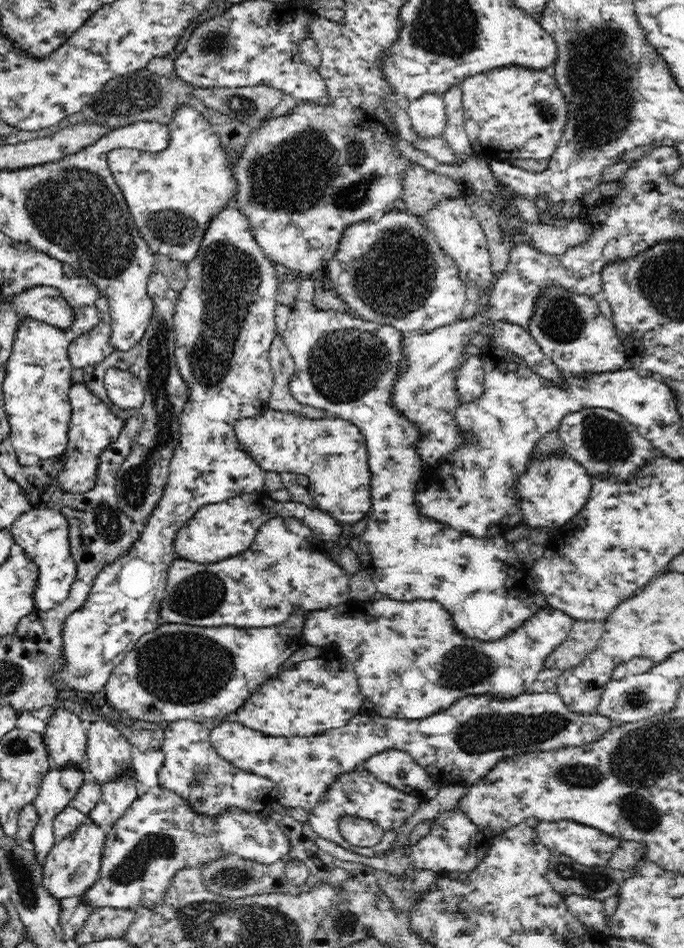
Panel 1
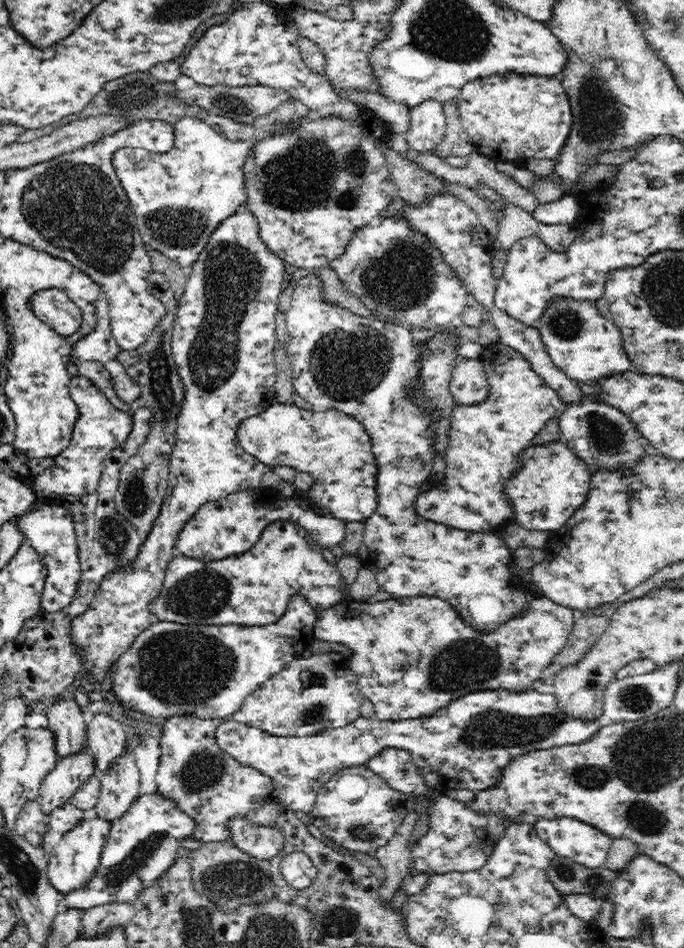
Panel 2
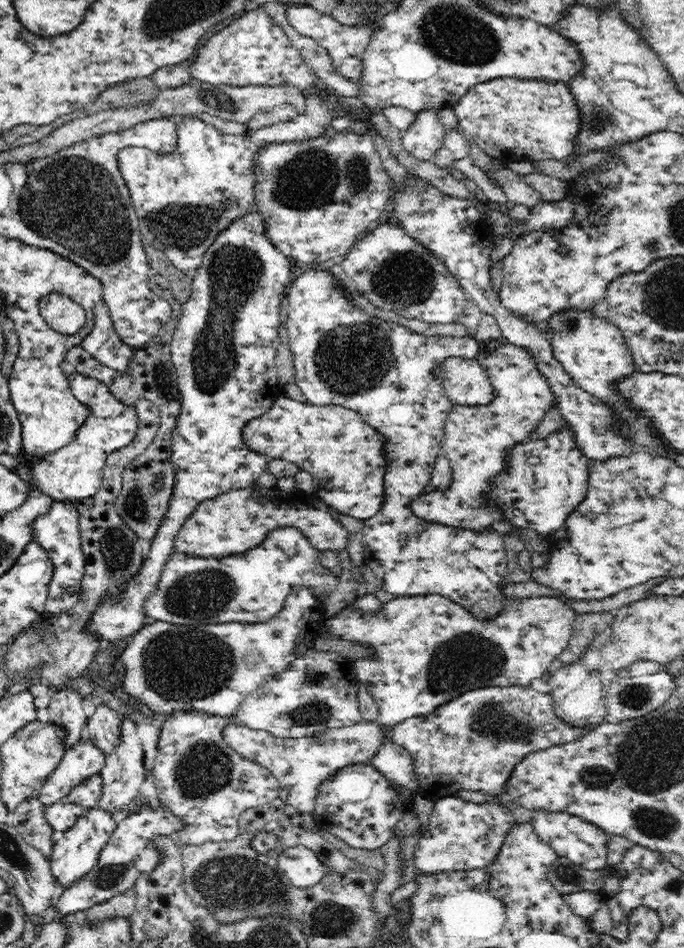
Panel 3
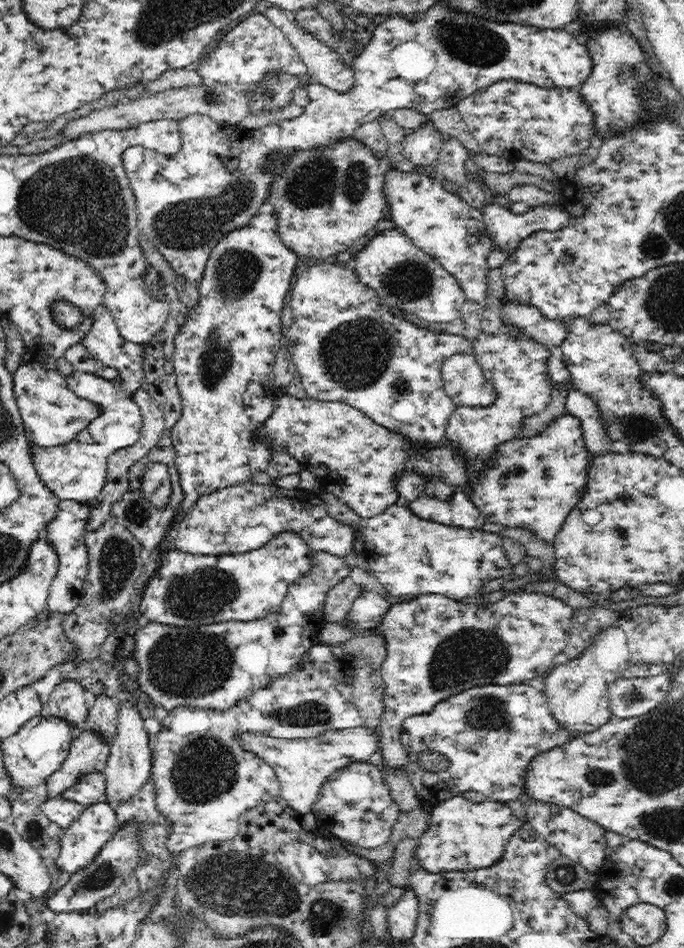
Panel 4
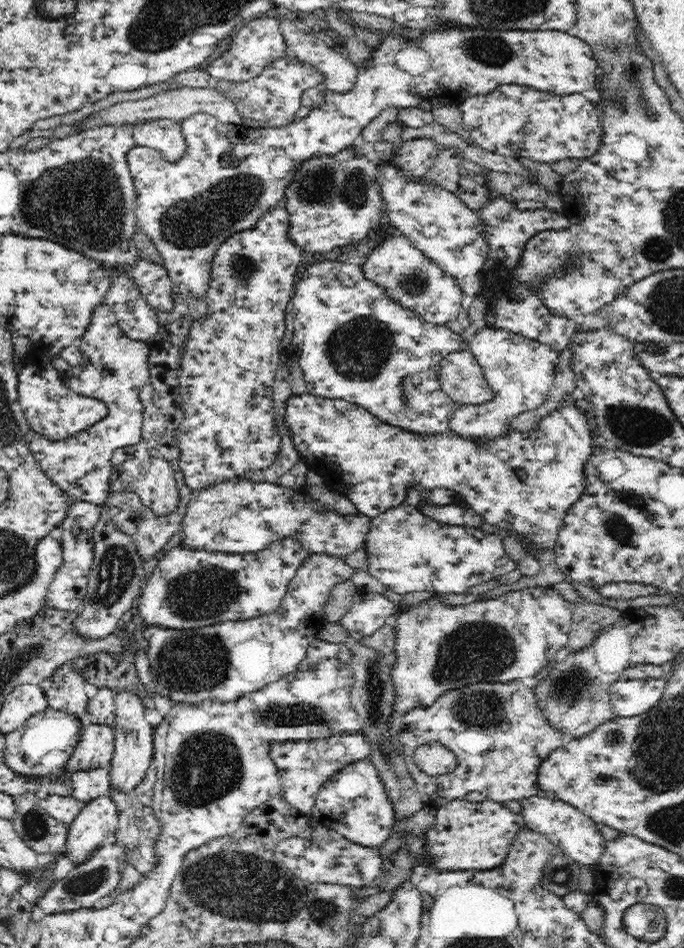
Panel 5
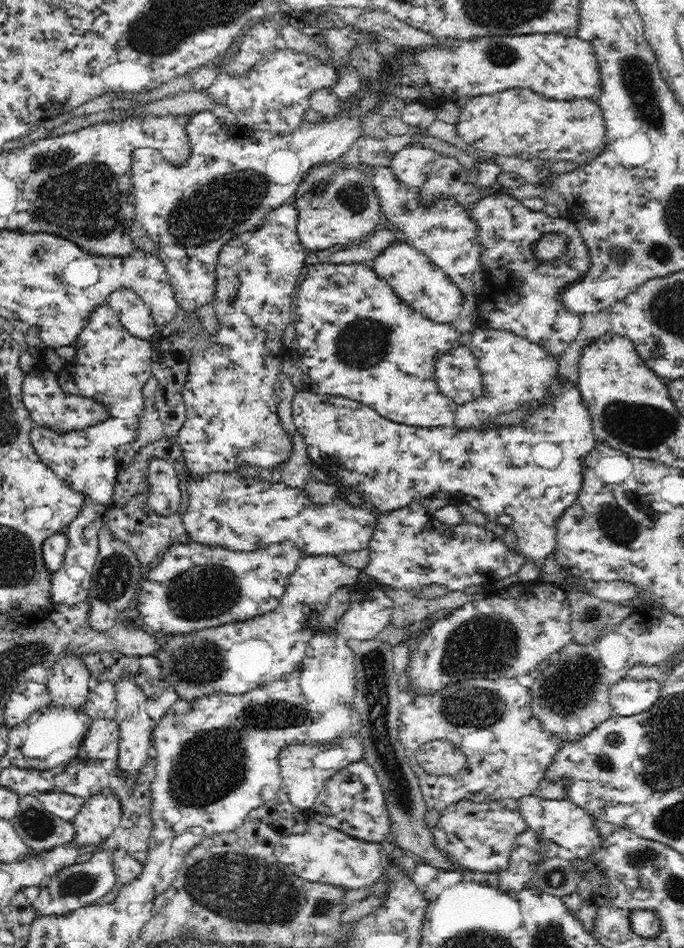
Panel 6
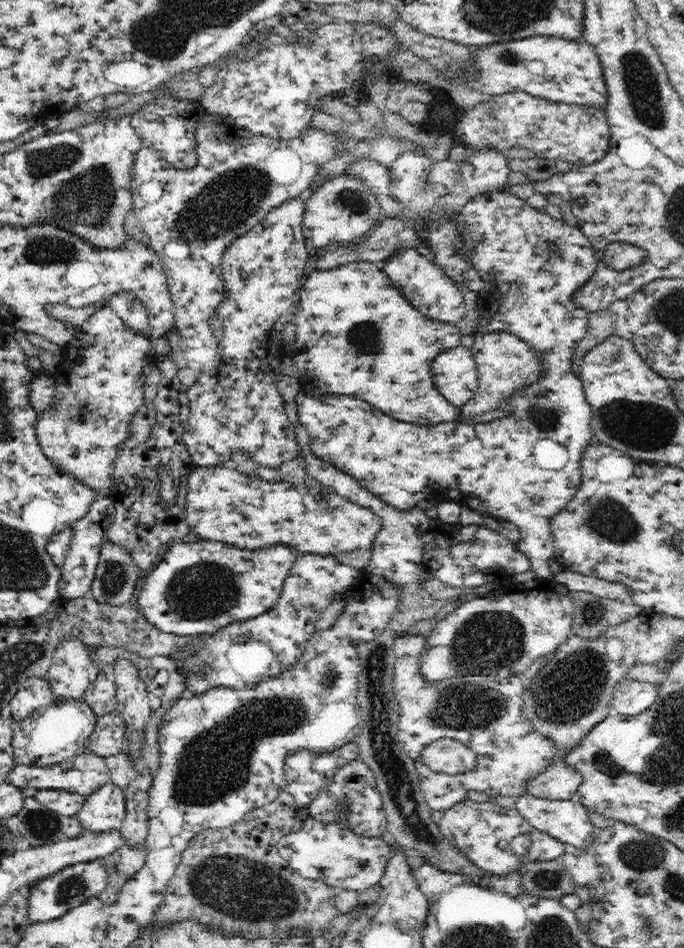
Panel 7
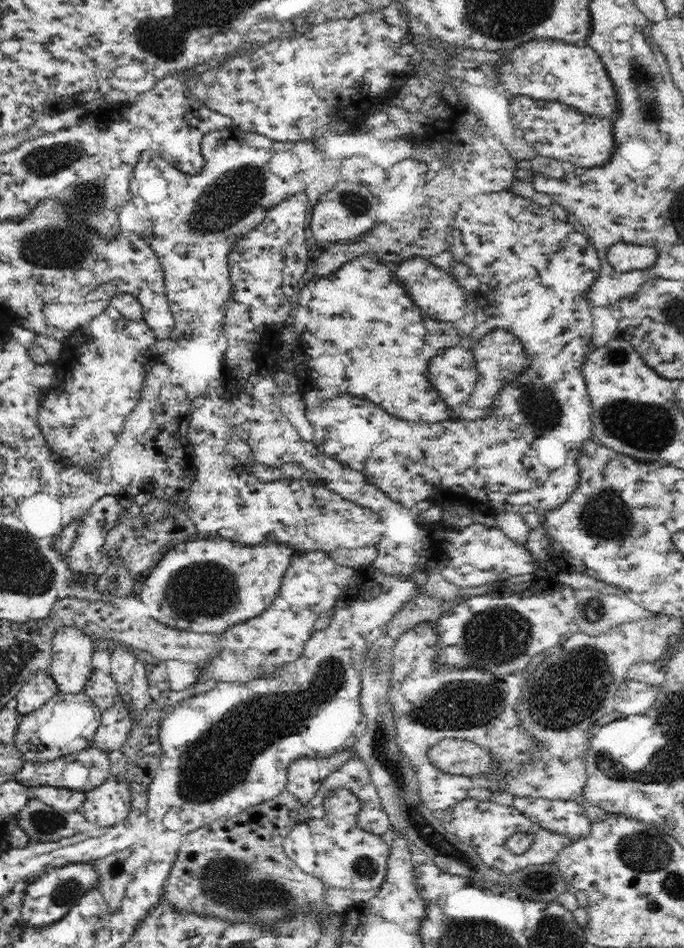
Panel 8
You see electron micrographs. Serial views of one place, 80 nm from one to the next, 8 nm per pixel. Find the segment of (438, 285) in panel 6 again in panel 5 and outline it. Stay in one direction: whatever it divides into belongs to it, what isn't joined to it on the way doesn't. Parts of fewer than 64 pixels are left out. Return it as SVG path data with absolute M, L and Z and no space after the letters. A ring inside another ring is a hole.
M388 236L385 241L361 263L367 277L379 282L394 300L419 313L426 322L445 324L456 319L462 312L463 290L454 278L417 250L406 237Z

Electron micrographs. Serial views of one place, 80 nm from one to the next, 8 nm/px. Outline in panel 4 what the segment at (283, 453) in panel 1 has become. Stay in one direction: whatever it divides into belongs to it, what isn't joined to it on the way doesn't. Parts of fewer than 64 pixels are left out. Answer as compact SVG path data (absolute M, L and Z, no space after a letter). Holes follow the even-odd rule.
M284 395L274 398L275 405L272 416L265 426L264 445L275 447L287 446L287 450L300 462L302 470L309 470L322 480L321 488L336 494L343 499L355 513L364 518L372 518L382 514L389 506L399 501L398 484L404 476L422 477L425 483L444 482L454 486L468 495L468 499L486 522L522 528L540 541L552 545L560 532L566 516L587 489L586 466L590 457L584 434L583 419L571 411L562 412L546 423L544 430L532 436L514 436L489 451L484 458L475 458L463 450L462 442L450 438L420 444L391 427L382 426L375 419L367 416L346 402L328 401L324 399L296 398Z

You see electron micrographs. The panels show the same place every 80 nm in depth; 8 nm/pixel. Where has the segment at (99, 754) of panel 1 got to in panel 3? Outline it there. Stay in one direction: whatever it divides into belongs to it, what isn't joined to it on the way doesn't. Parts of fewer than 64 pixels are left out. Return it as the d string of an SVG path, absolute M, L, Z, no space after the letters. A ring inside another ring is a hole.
M102 702L96 707L94 714L88 718L84 735L96 742L106 754L110 754L118 743L120 724L118 712Z

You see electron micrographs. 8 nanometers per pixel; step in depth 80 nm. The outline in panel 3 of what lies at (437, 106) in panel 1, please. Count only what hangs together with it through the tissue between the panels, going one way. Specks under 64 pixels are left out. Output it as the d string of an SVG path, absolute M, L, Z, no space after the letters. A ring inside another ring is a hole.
M434 111L418 113L418 120L404 131L403 148L413 159L433 161L442 149L446 132L442 129Z

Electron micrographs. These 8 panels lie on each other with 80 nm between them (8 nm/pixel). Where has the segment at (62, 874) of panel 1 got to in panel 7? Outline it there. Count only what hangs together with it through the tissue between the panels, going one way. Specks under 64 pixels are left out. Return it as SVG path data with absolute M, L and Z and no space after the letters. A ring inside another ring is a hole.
M115 782L104 783L88 794L77 817L86 829L112 836L120 830L127 813L127 798Z

